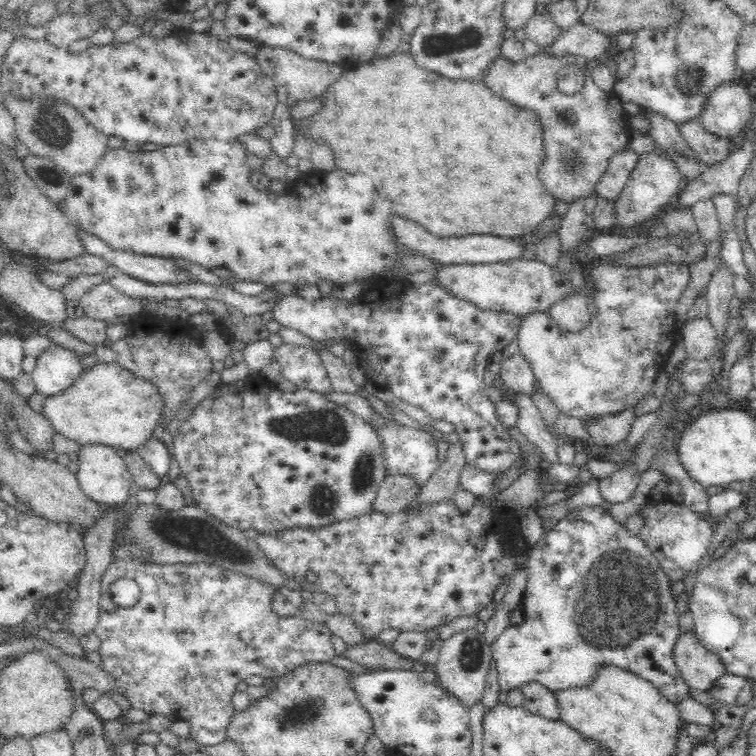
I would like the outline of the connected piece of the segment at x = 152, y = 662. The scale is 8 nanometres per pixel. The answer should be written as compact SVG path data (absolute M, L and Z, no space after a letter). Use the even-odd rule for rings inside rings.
M118 557L112 561L103 574L101 581L101 592L99 598L99 619L93 631L100 638L100 646L97 650L100 656L99 666L110 676L114 678L113 689L118 694L122 694L130 703L132 708L142 710L150 716L161 714L168 718L176 720L185 720L190 725L190 737L202 746L216 746L224 742L226 738L226 730L230 722L230 717L234 714L234 704L232 703L232 696L236 692L236 686L239 682L245 681L246 678L252 674L260 674L264 678L281 677L297 666L309 662L324 662L330 661L337 656L330 642L331 630L326 622L320 617L303 618L298 614L290 616L280 616L271 608L272 594L276 589L258 582L254 579L242 577L242 574L234 574L227 570L222 570L213 564L206 564L205 562L198 562L198 564L154 564L150 561L140 561L133 557ZM122 578L131 579L140 587L140 598L135 605L129 607L122 607L112 600L112 584L116 580Z

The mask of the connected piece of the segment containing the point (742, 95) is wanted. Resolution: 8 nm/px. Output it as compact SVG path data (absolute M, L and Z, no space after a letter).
M734 80L721 82L708 96L699 121L708 132L731 139L753 120L755 99Z

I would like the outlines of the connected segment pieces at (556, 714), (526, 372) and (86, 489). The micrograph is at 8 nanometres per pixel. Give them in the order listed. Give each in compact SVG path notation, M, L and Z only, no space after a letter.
M530 681L521 686L523 692L523 707L526 710L547 718L558 720L560 718L560 707L556 693L538 681Z
M517 351L511 357L501 360L501 370L498 375L503 386L515 393L532 395L535 375L528 361Z
M88 444L80 447L75 454L78 457L76 479L82 493L100 505L125 505L129 488L134 481L132 481L132 475L128 471L125 460L118 456L117 450L102 444Z

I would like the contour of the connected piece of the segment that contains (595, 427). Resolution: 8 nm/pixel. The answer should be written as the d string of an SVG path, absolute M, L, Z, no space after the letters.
M626 408L620 412L608 413L599 417L588 417L582 422L582 428L590 436L587 443L597 448L617 444L626 438L635 415L633 409Z

